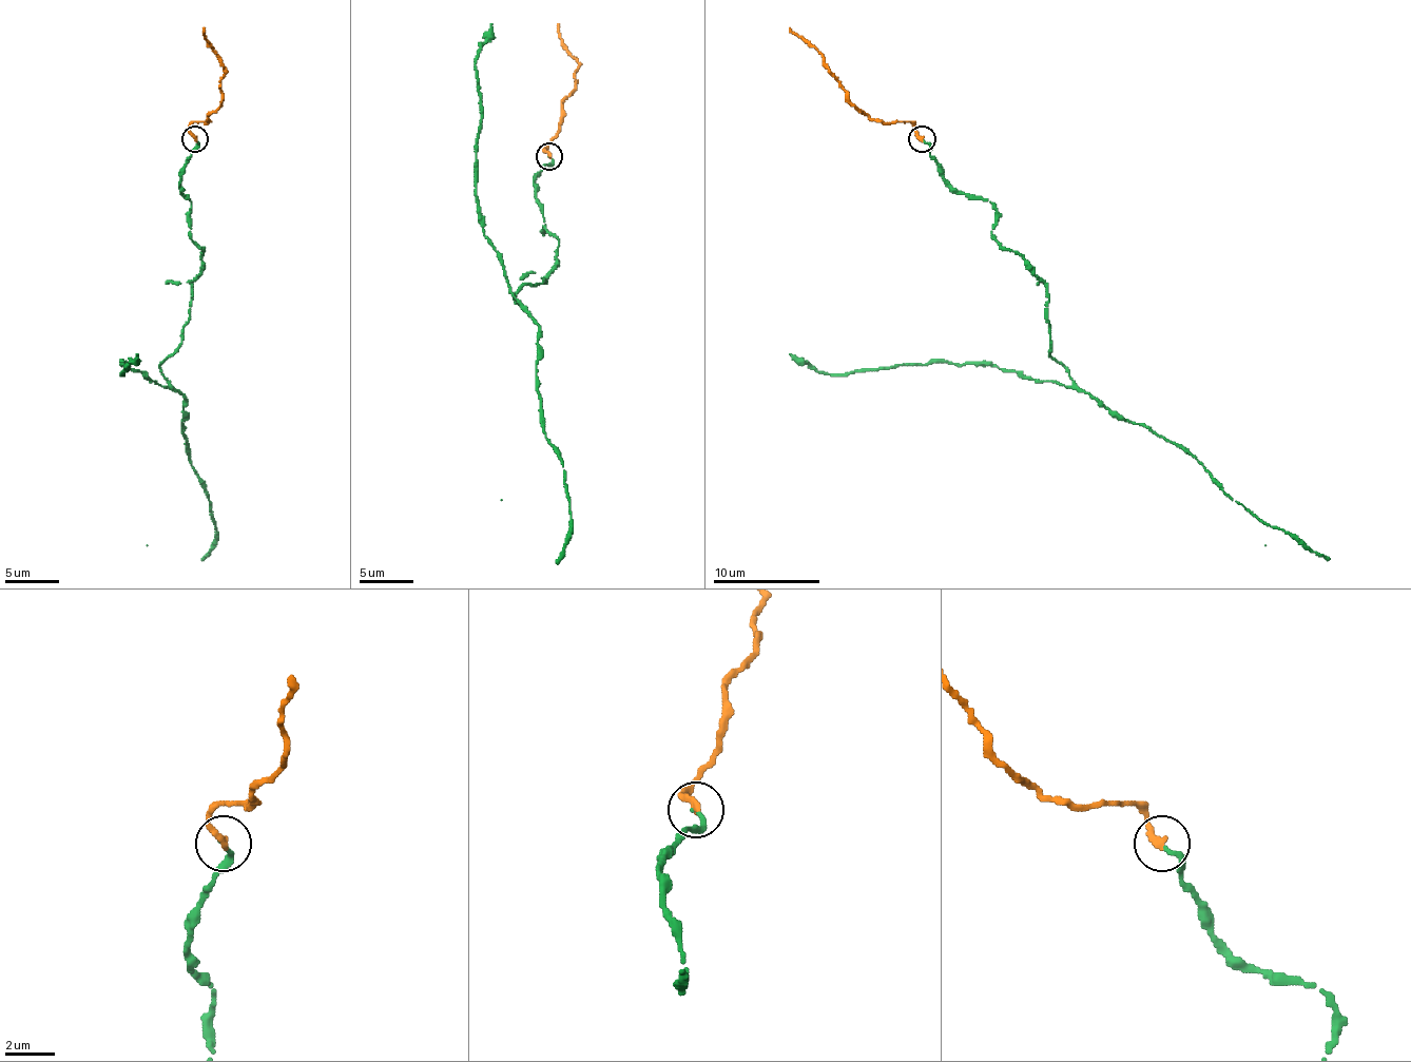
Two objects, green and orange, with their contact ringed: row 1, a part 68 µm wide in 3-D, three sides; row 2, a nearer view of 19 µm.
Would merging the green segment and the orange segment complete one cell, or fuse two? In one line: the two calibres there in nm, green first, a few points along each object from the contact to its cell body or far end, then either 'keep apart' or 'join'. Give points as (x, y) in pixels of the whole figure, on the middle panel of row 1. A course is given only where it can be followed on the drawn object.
150 nm thick on the green side, 360 nm on the other; green runs (549, 158), (534, 190), (555, 268), (515, 300), (539, 327), (539, 418), (563, 465), (572, 538), (558, 564); orange runs (549, 155), (542, 150), (558, 132), (561, 104), (577, 85), (577, 59), (563, 45), (558, 24); join

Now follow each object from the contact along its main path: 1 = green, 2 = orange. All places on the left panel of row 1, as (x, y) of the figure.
1: (195, 139), (179, 190), (200, 273), (160, 372), (185, 399), (185, 447), (209, 500), (217, 540), (204, 559)
2: (195, 139), (188, 129), (195, 120), (207, 120), (223, 102), (223, 59), (209, 45), (204, 27)

